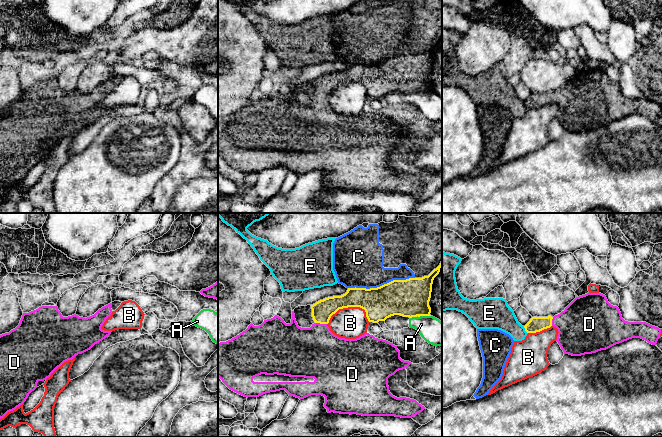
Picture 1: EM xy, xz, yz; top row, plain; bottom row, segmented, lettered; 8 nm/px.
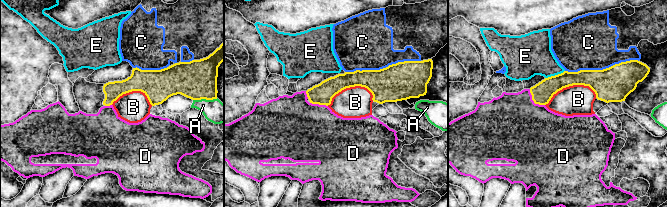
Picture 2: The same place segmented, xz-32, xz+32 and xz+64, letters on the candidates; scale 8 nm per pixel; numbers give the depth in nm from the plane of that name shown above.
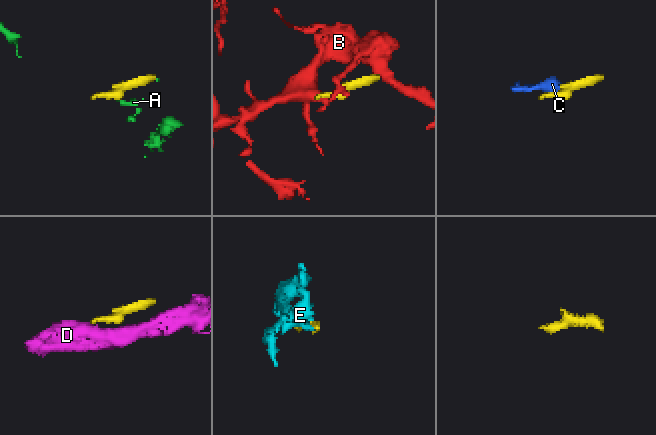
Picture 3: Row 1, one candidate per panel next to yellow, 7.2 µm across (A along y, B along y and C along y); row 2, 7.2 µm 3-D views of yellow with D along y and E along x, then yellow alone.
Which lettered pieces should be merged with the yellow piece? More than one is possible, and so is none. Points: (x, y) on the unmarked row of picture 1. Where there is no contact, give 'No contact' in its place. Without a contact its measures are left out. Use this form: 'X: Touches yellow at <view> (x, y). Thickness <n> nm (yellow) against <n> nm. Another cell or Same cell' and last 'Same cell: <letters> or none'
A: Touches yellow at xz (424, 91). Thickness 300 nm (yellow) against 200 nm. Another cell
B: Touches yellow at xz (349, 82). Thickness 260 nm (yellow) against 260 nm. Another cell
C: Touches yellow at xz (382, 61). Thickness 300 nm (yellow) against 380 nm. Another cell
D: Touches yellow at xz (321, 99). Thickness 160 nm (yellow) against 420 nm. Same cell
E: Touches yellow at yz (525, 106). Thickness 130 nm (yellow) against 220 nm. Another cell
Same cell: D

